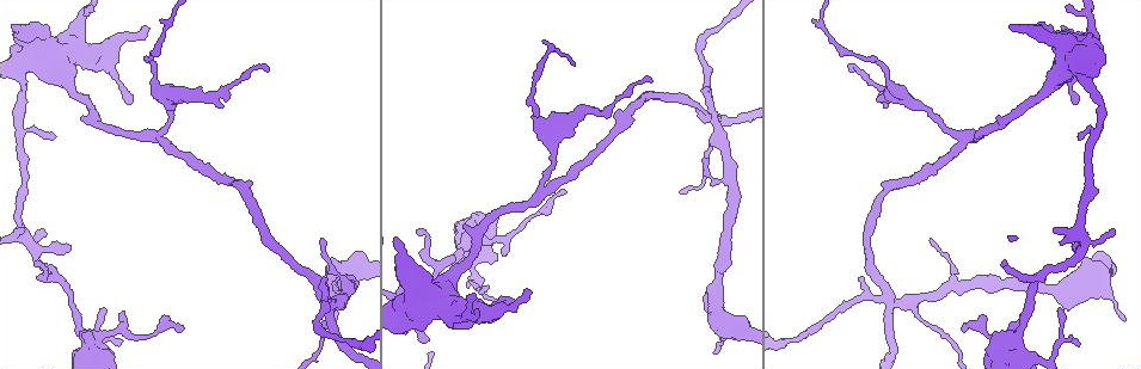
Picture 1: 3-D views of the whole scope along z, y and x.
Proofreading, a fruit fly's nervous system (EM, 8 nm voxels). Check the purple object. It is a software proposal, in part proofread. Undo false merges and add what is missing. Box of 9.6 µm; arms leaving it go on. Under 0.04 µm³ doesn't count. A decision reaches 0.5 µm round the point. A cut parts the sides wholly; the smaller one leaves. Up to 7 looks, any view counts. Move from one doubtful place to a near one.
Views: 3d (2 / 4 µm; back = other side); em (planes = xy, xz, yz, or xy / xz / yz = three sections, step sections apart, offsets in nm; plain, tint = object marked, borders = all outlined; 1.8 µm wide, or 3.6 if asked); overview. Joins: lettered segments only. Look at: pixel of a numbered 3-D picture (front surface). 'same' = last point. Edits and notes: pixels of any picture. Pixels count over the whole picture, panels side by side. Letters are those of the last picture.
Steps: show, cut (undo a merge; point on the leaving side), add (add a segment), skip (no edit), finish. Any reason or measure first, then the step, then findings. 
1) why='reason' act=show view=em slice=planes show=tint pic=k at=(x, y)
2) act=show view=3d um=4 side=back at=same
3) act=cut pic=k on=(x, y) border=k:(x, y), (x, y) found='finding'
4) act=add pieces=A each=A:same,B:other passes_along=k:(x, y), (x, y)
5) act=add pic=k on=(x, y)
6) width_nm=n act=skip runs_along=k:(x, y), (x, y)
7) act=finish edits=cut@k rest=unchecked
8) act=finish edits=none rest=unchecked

why='sudden change in width' act=show view=em um=3.6 slice=planes show=borders pic=1 at=(470, 241)

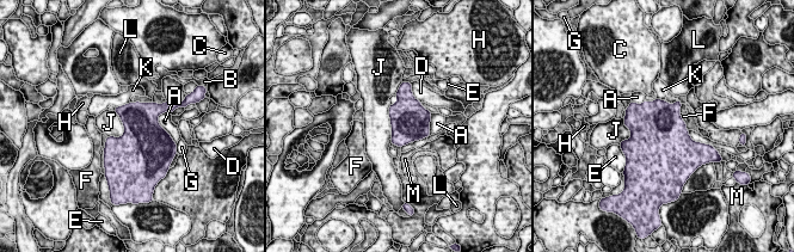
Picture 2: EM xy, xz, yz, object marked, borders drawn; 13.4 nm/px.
longest_contact=J:380nm act=skip each=A:other,B:other,C:other,D:other,E:other,F:other,G:other,H:other,J:other,K:other,L:other,M:other border=2:(114, 111), (123, 133), (108, 137) found='continuous, no second neuron'

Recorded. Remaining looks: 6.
why='free end' act=show view=3d um=4 pic=1 at=(24, 229)

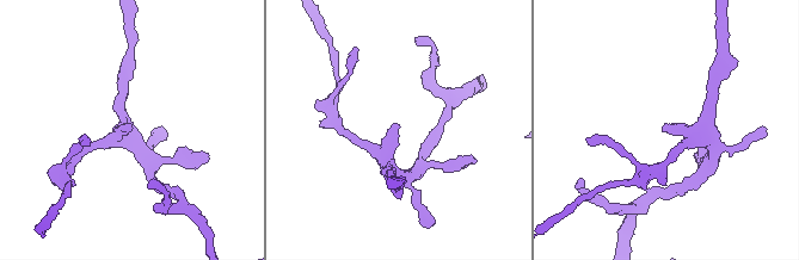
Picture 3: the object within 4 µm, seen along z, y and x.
act=show view=em slice=planes show=tint pic=3 at=(128, 126)

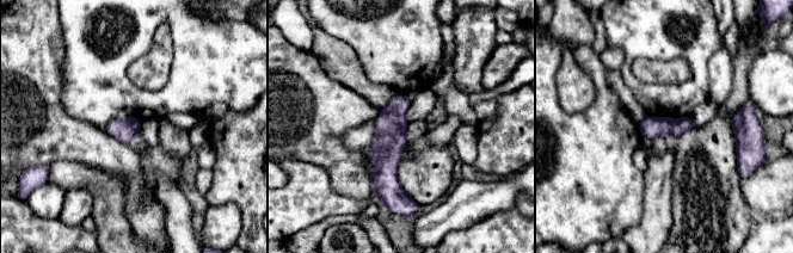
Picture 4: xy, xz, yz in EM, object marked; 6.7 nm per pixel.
why='see the neighbours' act=show view=em slice=planes show=borders at=same

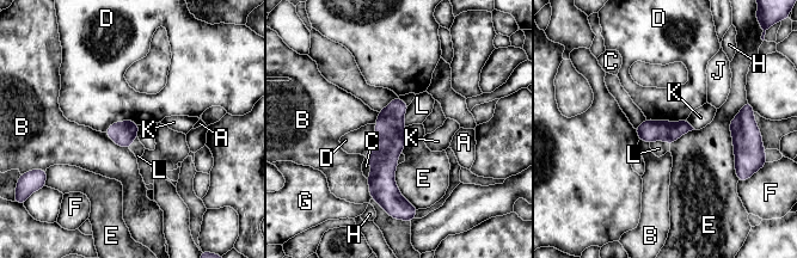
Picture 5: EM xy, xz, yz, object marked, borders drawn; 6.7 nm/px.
act=skip each=A:other,B:other,C:other,D:other,E:other,F:other,G:other,H:other,J:other,K:other,L:other border=5:(647, 118), (673, 122), (686, 120) found='no lettered segment goes on from it'

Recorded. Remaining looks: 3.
why='closes a loop' act=show view=3d um=2 pic=1 at=(38, 21)

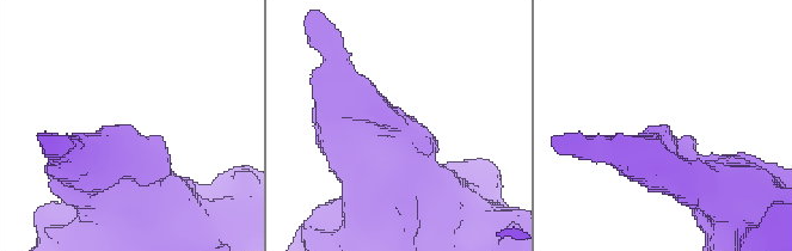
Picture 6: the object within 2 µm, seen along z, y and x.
act=show view=em slice=xz step=8 show=tint pic=6 at=(662, 126)

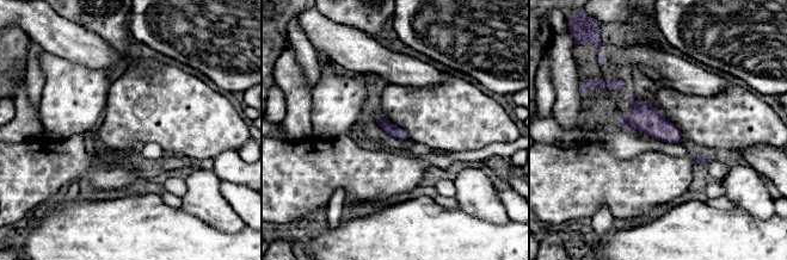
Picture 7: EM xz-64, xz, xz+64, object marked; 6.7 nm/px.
act=show view=em slice=planes show=borders at=same

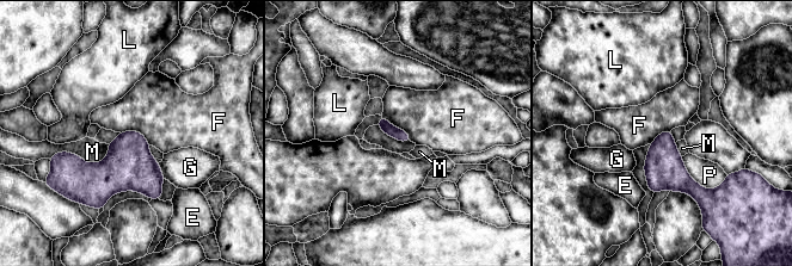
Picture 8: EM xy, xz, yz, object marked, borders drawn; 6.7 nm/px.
act=skip each=E:other,F:other,G:other,L:other,M:other,P:other border=8:(381, 116), (403, 129), (411, 141) found='continuous, no second neuron'

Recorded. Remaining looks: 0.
act=finish edits=none rest=unchecked

